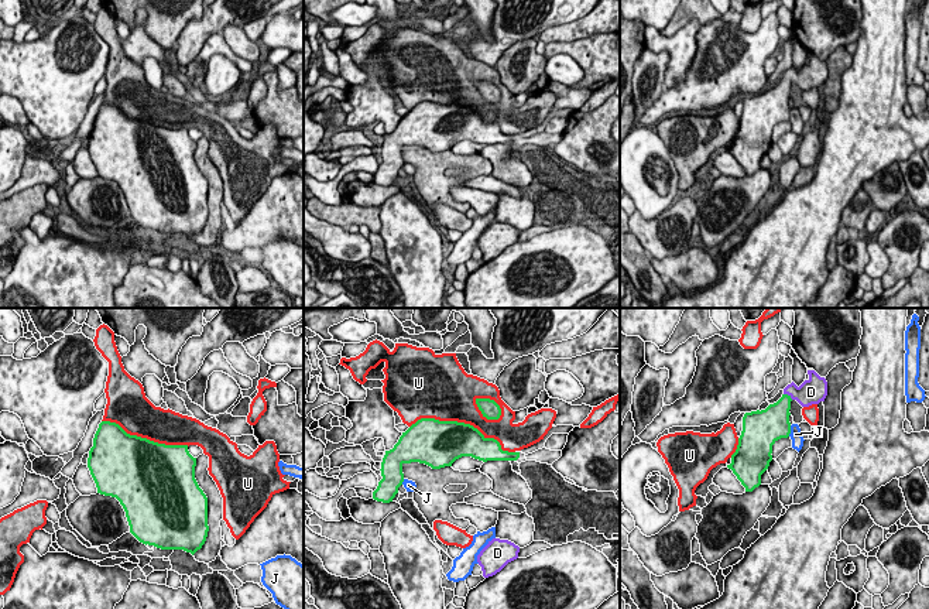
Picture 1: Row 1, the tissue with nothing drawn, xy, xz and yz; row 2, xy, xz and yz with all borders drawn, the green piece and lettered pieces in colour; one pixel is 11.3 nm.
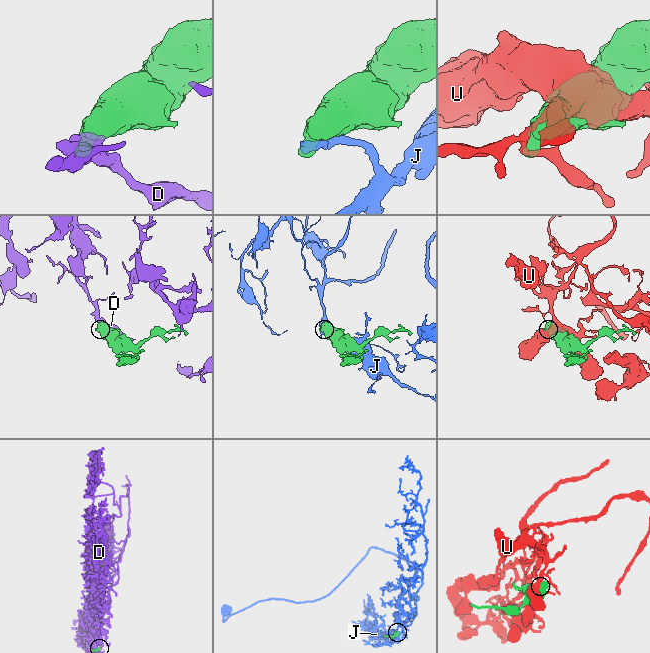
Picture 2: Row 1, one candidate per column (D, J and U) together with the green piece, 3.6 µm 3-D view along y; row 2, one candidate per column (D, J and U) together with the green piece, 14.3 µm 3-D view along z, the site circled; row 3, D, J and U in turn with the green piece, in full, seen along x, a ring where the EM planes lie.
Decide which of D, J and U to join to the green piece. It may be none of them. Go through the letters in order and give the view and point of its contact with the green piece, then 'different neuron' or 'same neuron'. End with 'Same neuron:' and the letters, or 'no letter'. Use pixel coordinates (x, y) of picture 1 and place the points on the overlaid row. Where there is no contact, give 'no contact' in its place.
D: meets green in yz at (787, 394); same neuron
J: meets green in yz at (789, 431); different neuron
U: meets green in xz at (463, 423); different neuron
Same neuron: D

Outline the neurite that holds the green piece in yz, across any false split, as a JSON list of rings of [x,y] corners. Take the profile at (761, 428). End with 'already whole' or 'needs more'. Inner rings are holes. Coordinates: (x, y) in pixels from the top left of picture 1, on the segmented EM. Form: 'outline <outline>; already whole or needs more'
outline [[[808,370],[809,379],[805,380],[799,387],[792,382],[784,389],[782,397],[769,404],[765,410],[757,410],[745,413],[743,417],[743,431],[738,438],[738,445],[736,452],[731,455],[731,463],[727,465],[729,469],[737,476],[745,492],[753,492],[761,485],[761,475],[768,469],[772,461],[772,445],[781,439],[788,438],[791,434],[789,410],[791,401],[796,400],[802,407],[809,407],[812,404],[819,404],[825,401],[827,396],[827,382],[820,377],[815,370]]]; needs more

